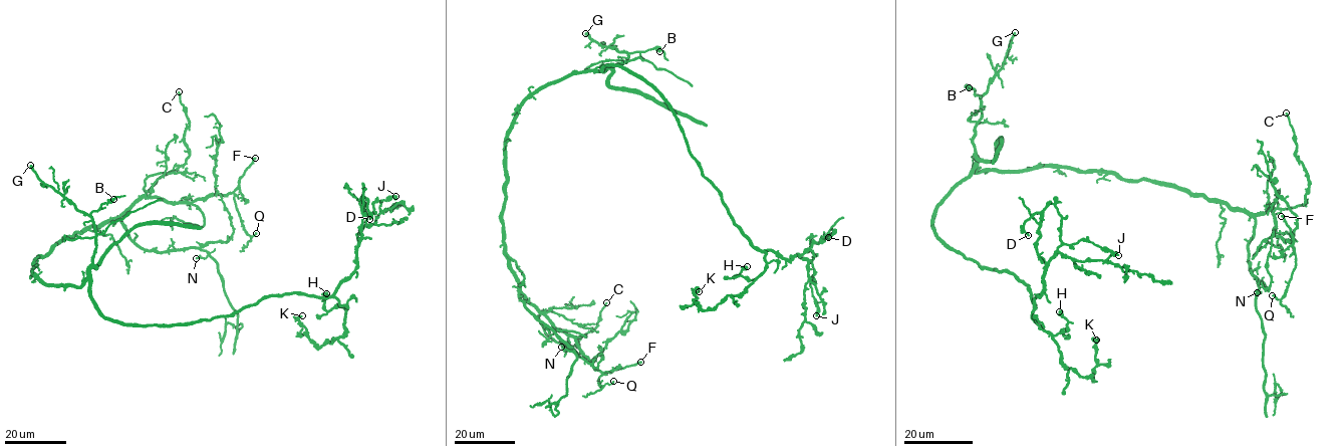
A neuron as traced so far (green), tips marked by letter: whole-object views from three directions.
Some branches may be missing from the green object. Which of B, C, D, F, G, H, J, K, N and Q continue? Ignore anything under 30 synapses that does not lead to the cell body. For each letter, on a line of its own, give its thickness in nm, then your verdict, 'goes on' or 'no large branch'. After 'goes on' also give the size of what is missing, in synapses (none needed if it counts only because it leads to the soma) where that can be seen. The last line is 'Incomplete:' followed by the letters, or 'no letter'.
B: calibre 110 nm; no large branch
C: calibre 150 nm; no large branch
D: calibre 150 nm; no large branch
F: calibre 280 nm; no large branch
G: calibre 440 nm; goes on; 80 synapses
H: calibre 320 nm; no large branch
J: calibre 280 nm; no large branch
K: calibre 170 nm; no large branch
N: calibre 90 nm; no large branch
Q: calibre 110 nm; no large branch
Incomplete: G

